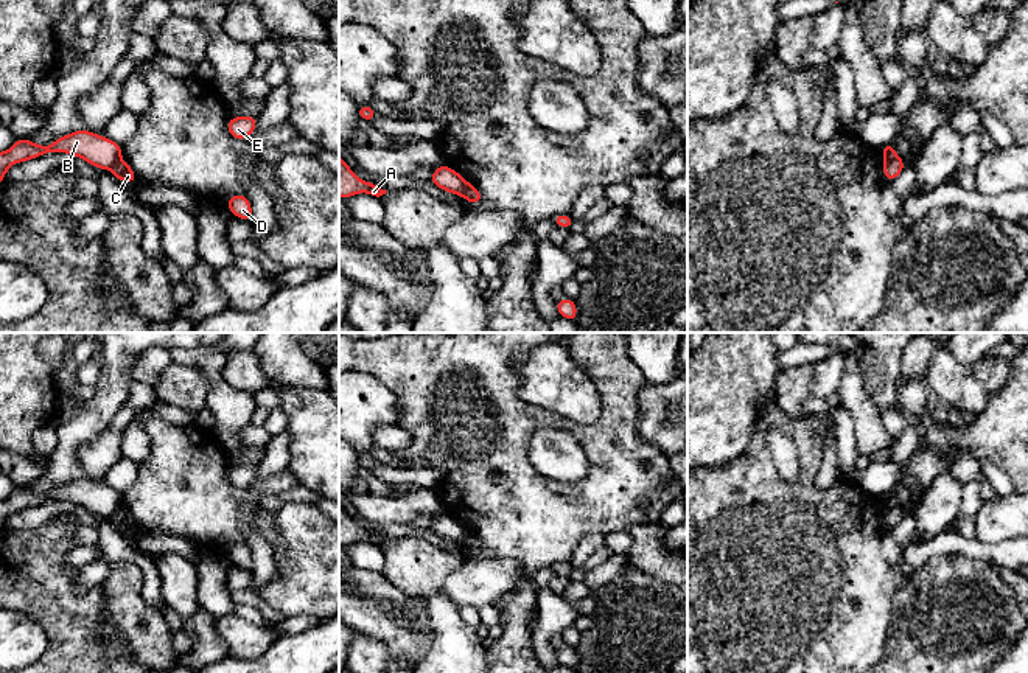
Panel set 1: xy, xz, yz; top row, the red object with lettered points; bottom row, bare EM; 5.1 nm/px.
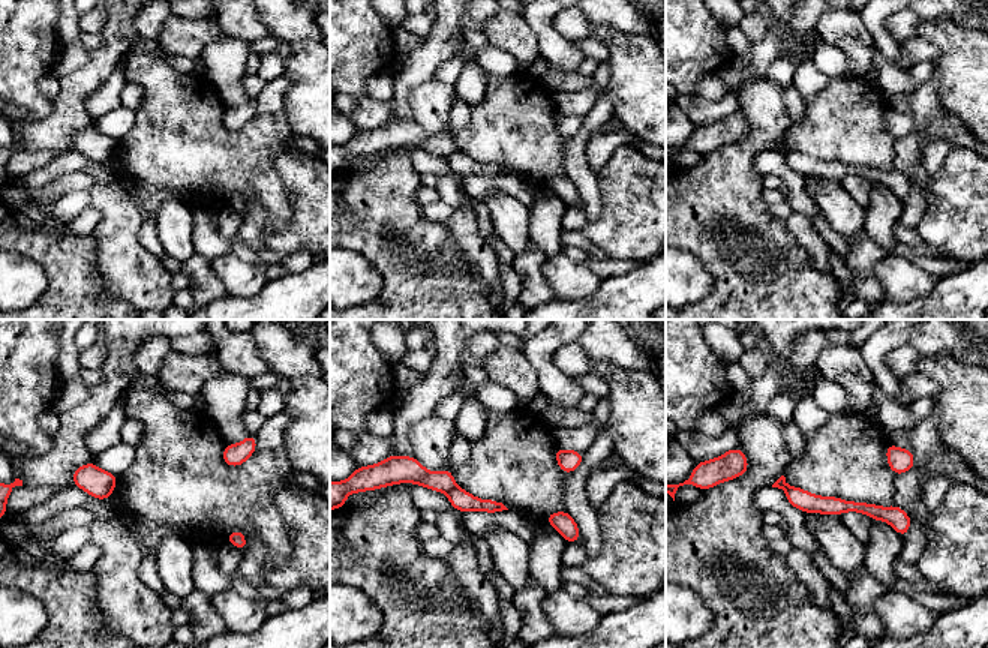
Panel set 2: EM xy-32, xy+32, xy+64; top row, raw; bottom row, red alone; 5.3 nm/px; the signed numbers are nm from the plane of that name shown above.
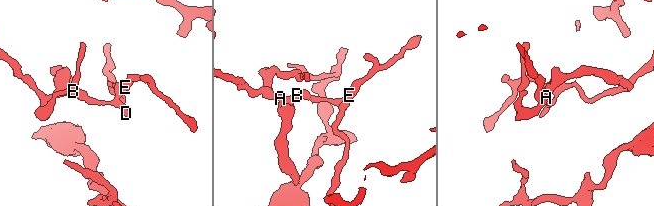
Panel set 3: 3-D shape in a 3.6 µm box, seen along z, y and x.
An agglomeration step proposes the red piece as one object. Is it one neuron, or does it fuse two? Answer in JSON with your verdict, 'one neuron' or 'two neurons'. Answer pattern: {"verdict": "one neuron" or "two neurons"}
{"verdict": "two neurons"}

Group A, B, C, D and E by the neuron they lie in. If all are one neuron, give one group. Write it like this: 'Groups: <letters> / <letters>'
Groups: A B / C D E

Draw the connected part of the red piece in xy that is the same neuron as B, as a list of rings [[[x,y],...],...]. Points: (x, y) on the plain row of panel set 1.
[[[86,477],[56,486],[50,494],[17,486],[11,497],[0,500],[0,532],[5,528],[5,522],[11,513],[28,510],[50,500],[67,500],[84,507],[95,516],[112,518],[121,507],[121,493]]]

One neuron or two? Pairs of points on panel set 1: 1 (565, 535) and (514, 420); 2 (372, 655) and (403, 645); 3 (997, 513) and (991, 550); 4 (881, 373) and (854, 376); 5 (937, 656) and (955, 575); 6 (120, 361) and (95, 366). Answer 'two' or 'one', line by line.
1: one
2: two
3: two
4: two
5: one
6: two

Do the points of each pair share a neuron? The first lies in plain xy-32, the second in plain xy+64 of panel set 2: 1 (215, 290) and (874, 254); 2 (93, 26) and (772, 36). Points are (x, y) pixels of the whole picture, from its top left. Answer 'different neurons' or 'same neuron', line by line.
1: same neuron
2: different neurons

